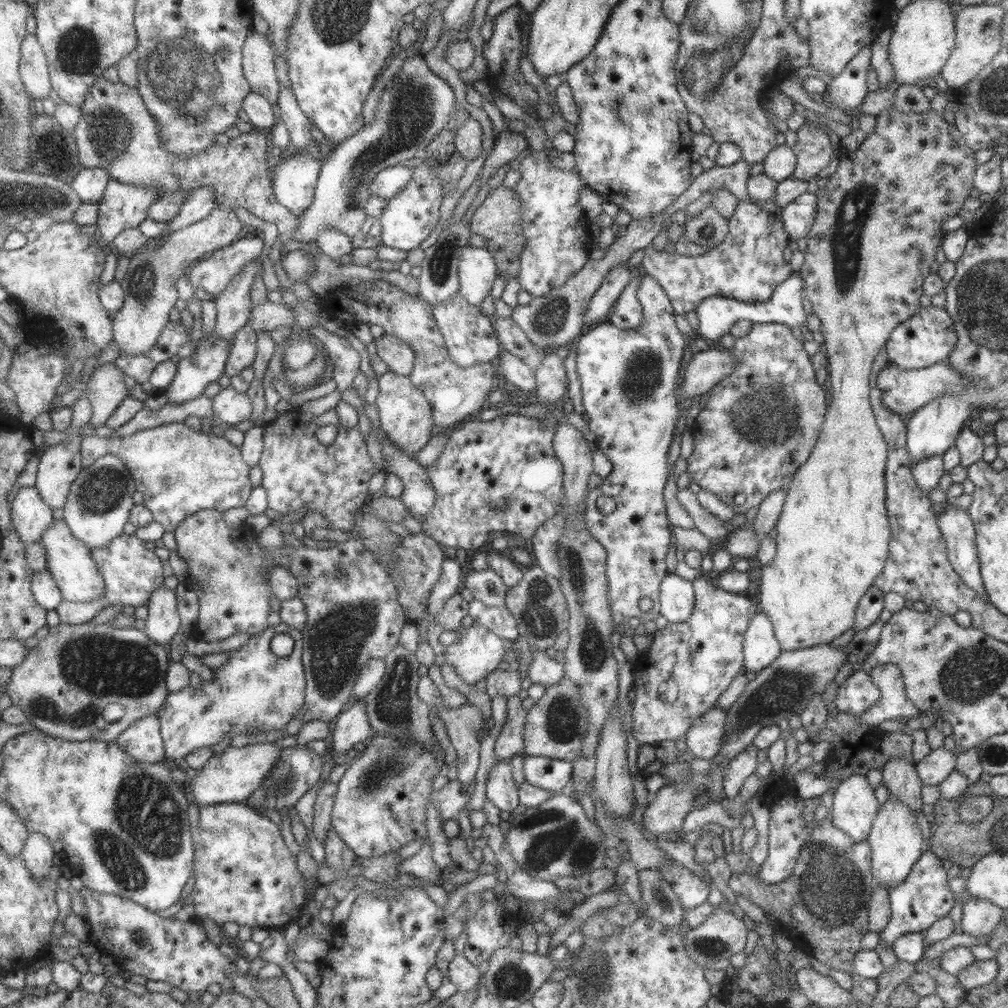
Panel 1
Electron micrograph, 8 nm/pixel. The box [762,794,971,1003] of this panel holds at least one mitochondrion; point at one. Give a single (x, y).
(832, 888)

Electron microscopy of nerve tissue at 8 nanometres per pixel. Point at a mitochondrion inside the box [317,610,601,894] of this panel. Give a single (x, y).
(554, 838)

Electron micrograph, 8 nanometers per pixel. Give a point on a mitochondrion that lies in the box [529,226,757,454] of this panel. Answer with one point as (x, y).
(644, 368)

